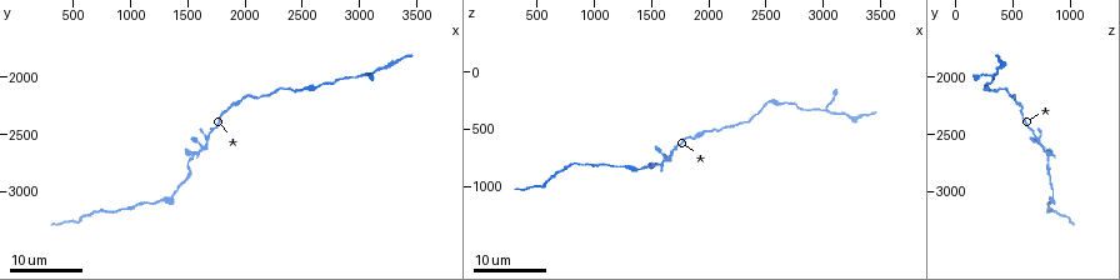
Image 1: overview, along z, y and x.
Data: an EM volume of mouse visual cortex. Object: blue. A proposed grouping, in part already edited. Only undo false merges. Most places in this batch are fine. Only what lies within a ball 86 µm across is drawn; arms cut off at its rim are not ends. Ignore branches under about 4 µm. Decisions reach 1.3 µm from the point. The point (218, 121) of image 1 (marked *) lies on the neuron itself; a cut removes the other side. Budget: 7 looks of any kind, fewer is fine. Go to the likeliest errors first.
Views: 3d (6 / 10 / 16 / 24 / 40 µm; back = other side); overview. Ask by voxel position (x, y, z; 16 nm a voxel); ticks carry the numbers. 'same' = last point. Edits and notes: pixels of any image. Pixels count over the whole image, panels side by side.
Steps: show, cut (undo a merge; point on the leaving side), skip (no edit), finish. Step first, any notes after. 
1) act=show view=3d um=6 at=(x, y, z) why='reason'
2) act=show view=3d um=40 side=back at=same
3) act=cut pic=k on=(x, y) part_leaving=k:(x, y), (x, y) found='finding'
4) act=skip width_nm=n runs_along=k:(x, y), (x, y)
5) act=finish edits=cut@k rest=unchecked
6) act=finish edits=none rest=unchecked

act=show view=3d um=24 at=(1260, 3080, 840) why='thick turns thin'

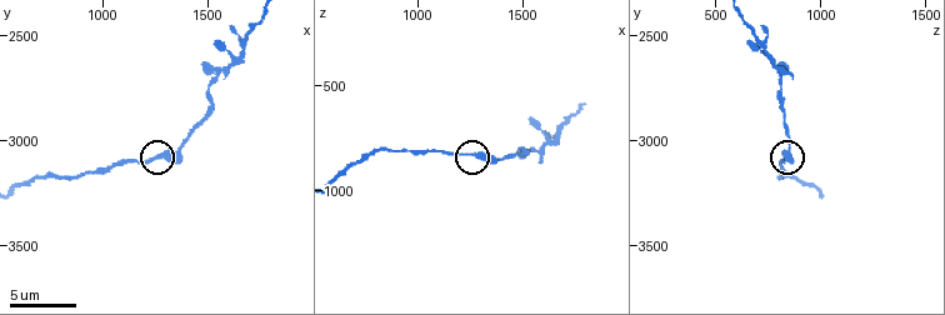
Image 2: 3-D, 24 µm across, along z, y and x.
act=show view=3d um=6 at=(1270, 3080, 830)

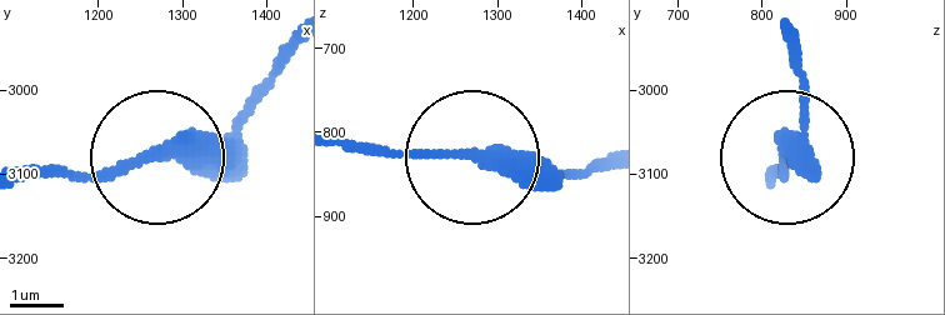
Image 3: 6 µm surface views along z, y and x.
act=skip width_nm=240 runs_along=3:(609, 158), (498, 170), (336, 144) found='all the same neuron'

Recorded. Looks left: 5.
act=show view=3d um=16 at=(2660, 2080, 260) why='sudden change in width'

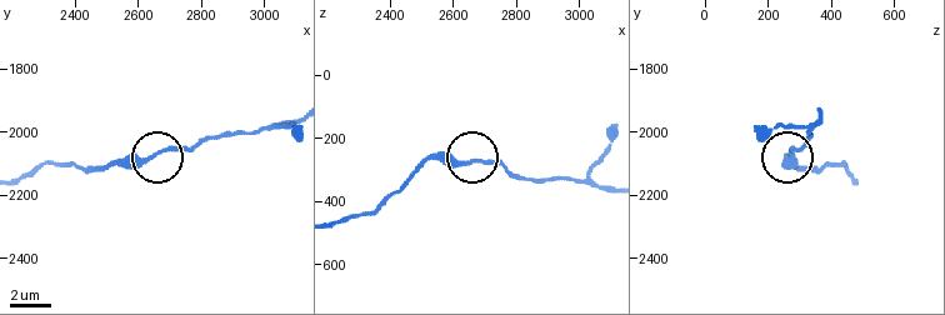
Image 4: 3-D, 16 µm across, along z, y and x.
act=show view=3d um=10 at=(2660, 2070, 280)

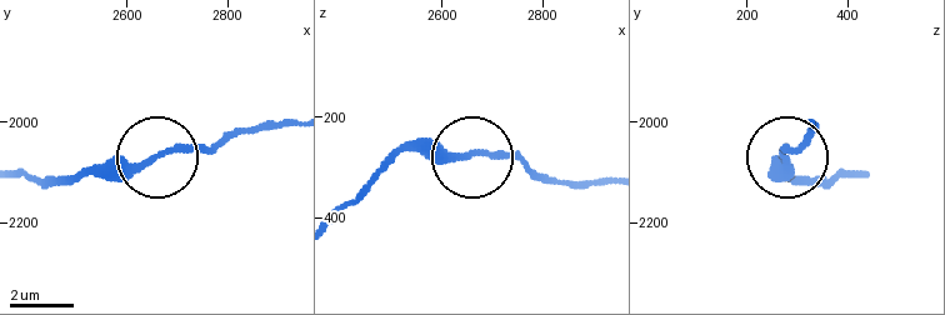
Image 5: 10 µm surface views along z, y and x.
act=show view=3d um=10 side=back at=(2650, 2070, 275) why='other side'

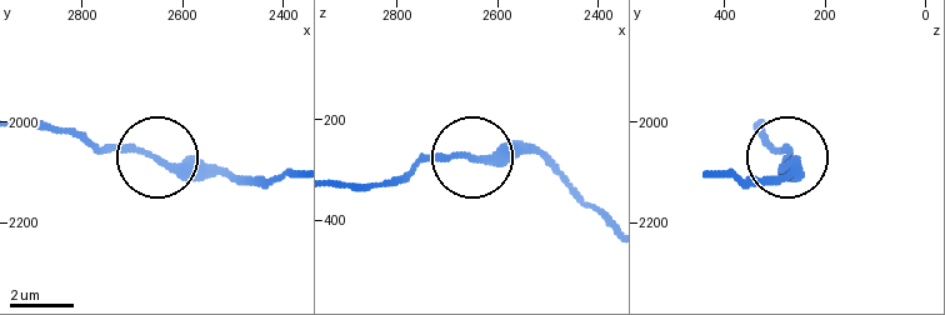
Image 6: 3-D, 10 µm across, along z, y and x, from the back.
act=skip runs_along=6:(289, 174), (176, 166), (90, 145) found='continuous, no second neuron'

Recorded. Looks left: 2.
act=show view=3d um=24 at=(2100, 2180, 500) why='thick turns thin'

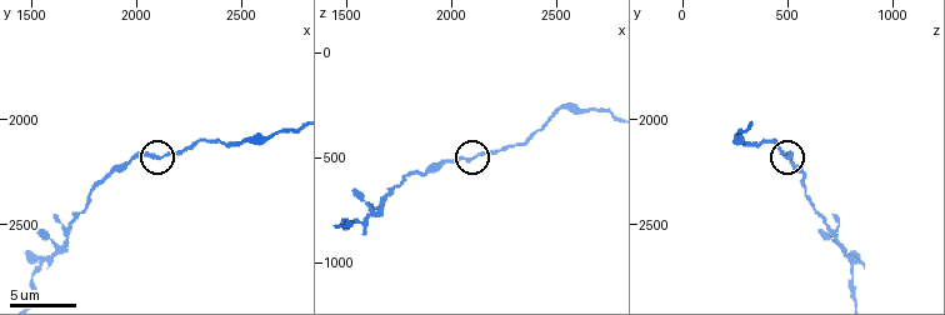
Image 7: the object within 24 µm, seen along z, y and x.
act=show view=3d um=10 at=(2090, 2170, 510) why='closer look'

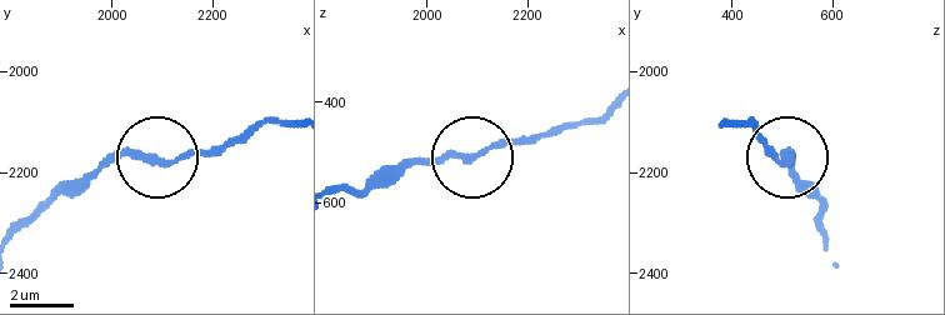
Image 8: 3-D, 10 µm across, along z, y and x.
act=skip found='all the same neuron'

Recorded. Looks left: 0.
act=finish edits=none rest=unchecked

